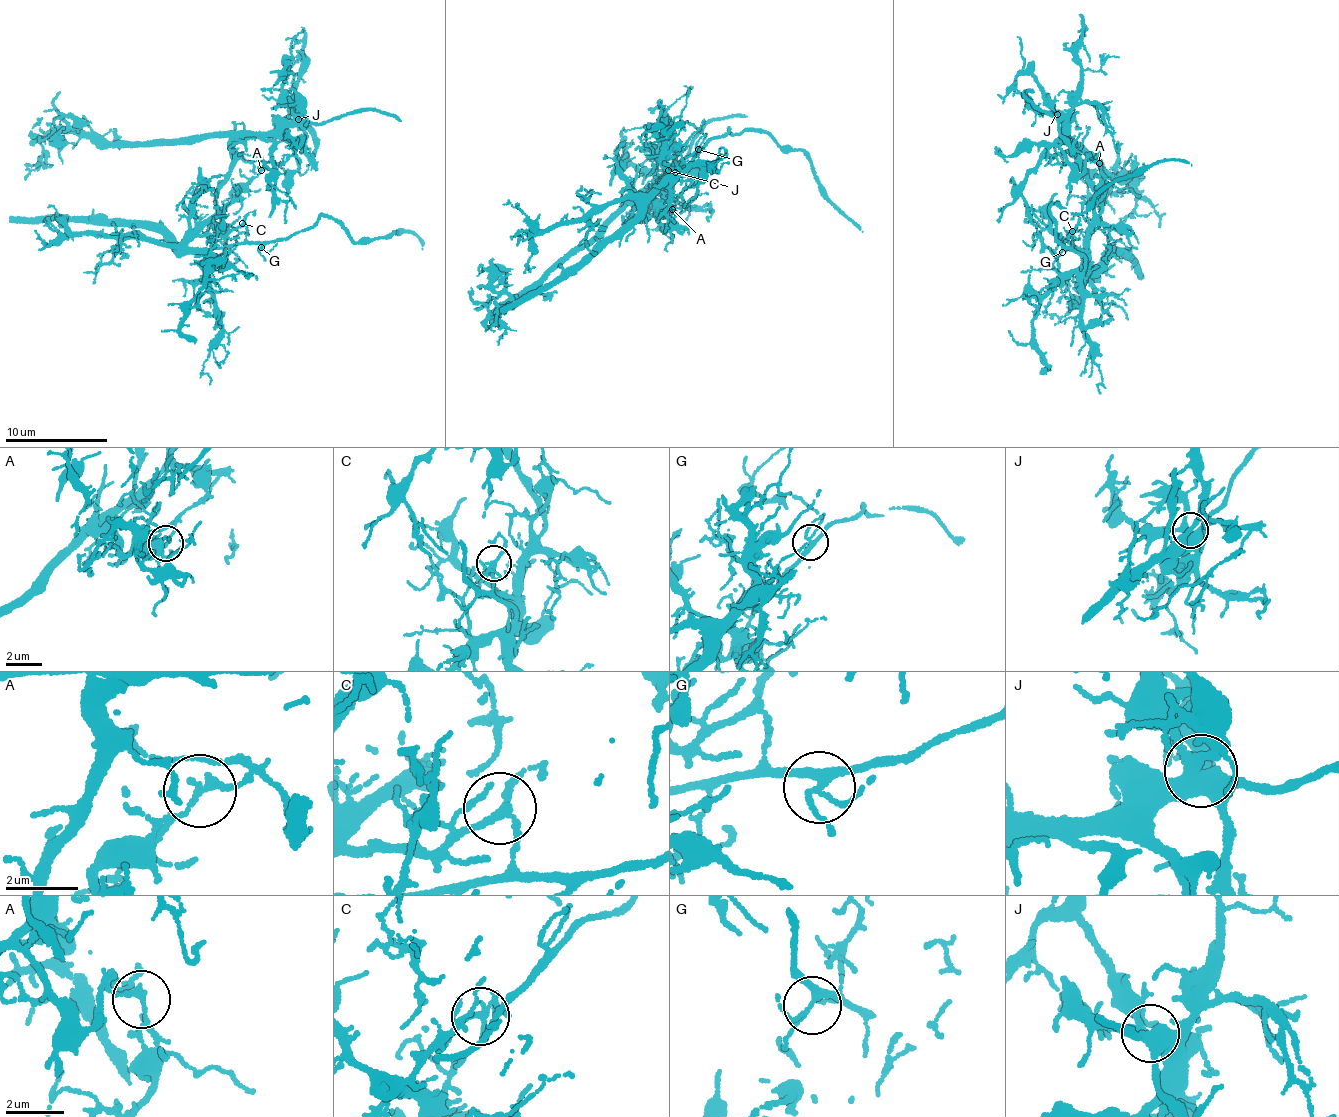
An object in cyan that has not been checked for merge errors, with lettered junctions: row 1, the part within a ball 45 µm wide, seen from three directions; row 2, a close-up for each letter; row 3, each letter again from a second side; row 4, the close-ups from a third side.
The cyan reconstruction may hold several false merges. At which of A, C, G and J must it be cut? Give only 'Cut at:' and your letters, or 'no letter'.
Cut at: A

